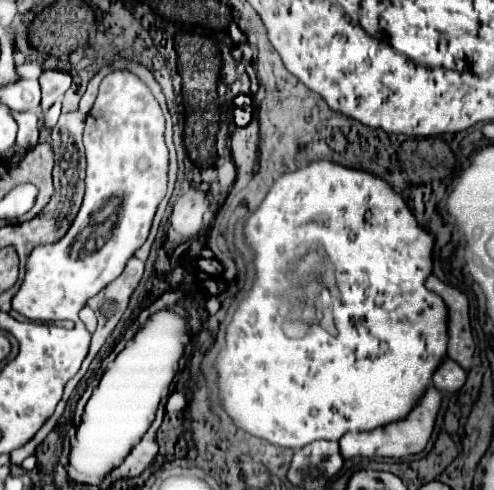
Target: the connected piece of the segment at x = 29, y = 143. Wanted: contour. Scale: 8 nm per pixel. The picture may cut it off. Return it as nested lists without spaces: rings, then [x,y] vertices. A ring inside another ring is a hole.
[[[15,112],[13,116],[19,126],[17,144],[21,148],[33,148],[39,142],[39,118],[33,112]]]

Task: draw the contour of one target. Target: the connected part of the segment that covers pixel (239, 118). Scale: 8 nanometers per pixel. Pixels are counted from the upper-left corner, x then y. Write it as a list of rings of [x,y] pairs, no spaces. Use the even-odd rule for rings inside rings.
[[[239,94],[239,96],[233,98],[233,104],[235,104],[235,108],[233,108],[233,122],[235,122],[237,126],[249,124],[251,114],[253,114],[253,106],[251,106],[253,100],[251,100],[251,96]]]

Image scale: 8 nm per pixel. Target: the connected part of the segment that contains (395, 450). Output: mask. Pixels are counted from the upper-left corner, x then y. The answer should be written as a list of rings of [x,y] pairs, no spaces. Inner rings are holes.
[[[429,388],[423,396],[423,400],[411,410],[411,416],[407,416],[407,422],[399,422],[399,424],[389,424],[387,428],[375,428],[375,432],[361,432],[361,434],[347,434],[343,436],[343,440],[339,440],[339,452],[343,456],[343,460],[351,460],[355,456],[361,458],[392,458],[402,459],[413,454],[419,454],[425,450],[431,434],[433,434],[433,426],[437,420],[441,408],[441,394],[437,388]]]

